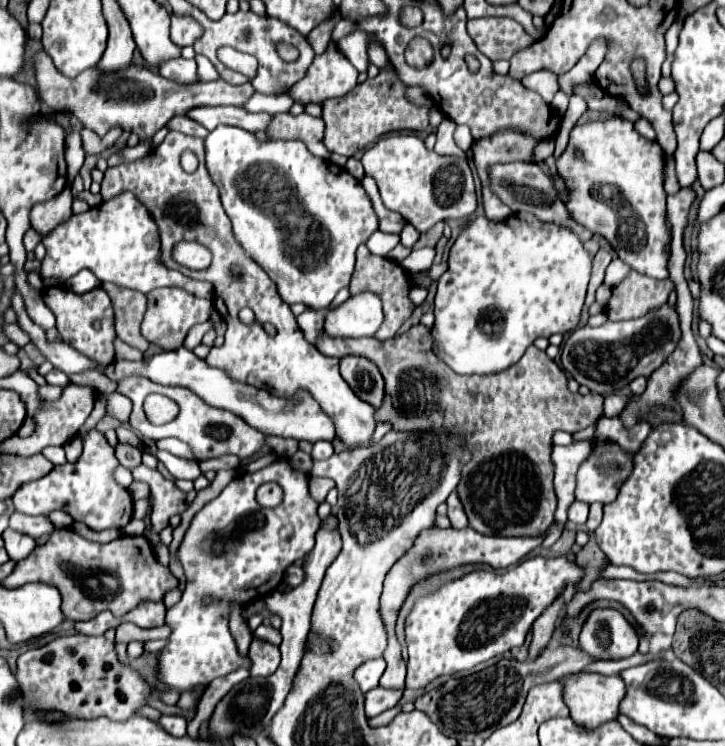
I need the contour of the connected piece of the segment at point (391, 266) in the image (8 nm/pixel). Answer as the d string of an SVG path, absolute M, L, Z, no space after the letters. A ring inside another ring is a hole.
M364 244L358 248L358 254L356 254L356 272L352 276L352 282L350 282L350 292L352 294L360 294L360 292L374 292L380 296L380 300L384 302L384 324L382 328L378 330L376 338L392 338L398 328L410 318L414 306L412 302L408 300L408 290L412 286L412 280L408 276L406 270L402 270L398 264L394 264L392 260L386 260L382 256L374 256Z

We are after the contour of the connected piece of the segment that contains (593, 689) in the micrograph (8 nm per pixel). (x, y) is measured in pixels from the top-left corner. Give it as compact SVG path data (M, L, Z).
M572 674L562 680L564 692L566 692L566 704L570 708L572 720L586 728L586 730L596 730L604 722L616 720L620 714L620 702L626 696L626 684L620 676L602 676L602 674Z

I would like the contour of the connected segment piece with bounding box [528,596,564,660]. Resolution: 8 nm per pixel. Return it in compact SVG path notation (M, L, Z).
M560 596L548 610L544 610L544 614L540 614L540 618L532 624L532 642L528 648L528 658L536 658L536 654L540 654L544 650L544 646L548 646L552 630L554 630L554 622L558 618L558 612L564 606L564 596Z

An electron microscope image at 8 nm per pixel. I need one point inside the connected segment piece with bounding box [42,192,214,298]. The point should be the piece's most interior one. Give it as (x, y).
(118, 240)

